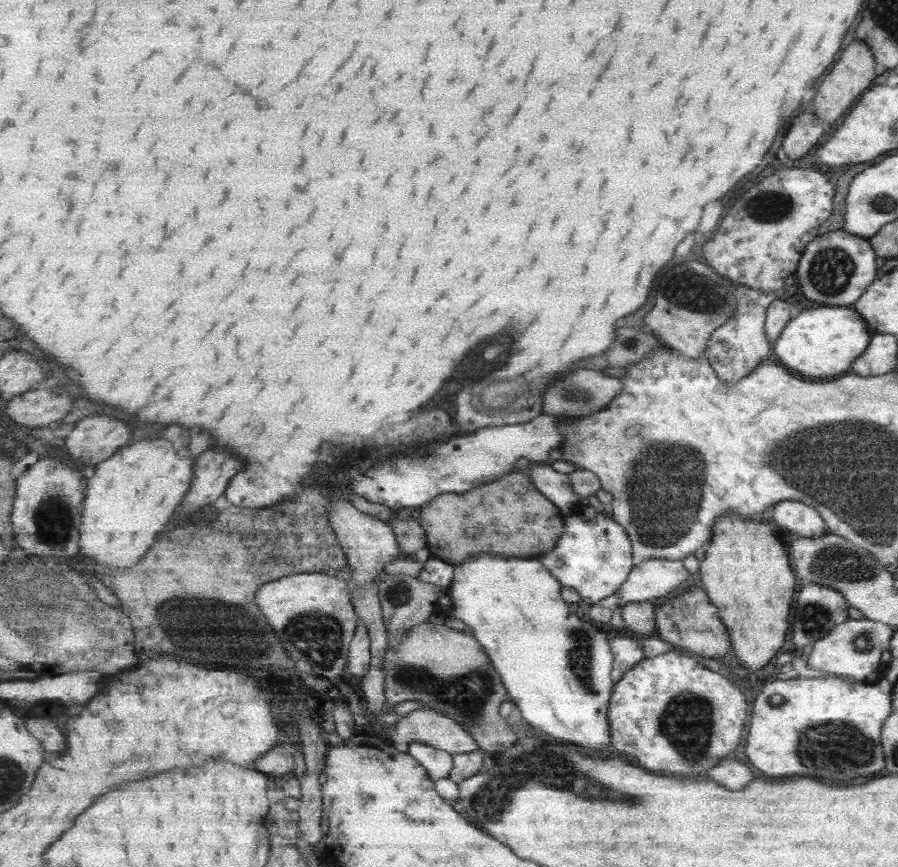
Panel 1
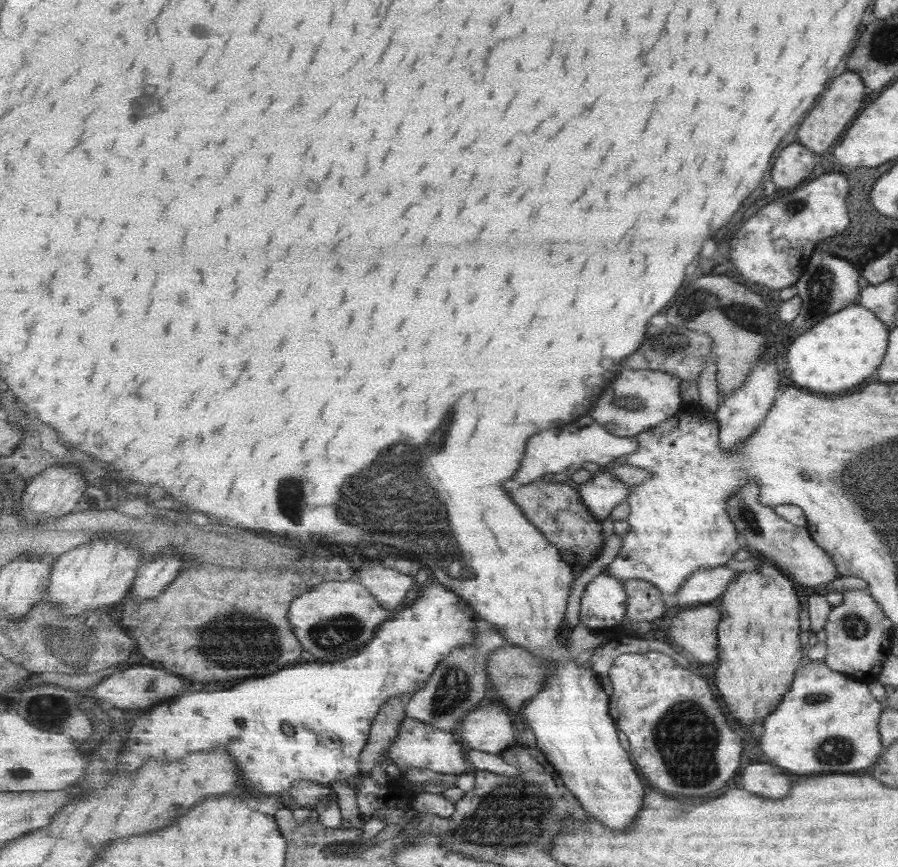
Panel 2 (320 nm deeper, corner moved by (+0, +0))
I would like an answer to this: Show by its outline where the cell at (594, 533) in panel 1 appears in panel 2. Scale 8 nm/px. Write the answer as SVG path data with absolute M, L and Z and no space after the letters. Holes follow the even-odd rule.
M609 567L592 580L582 596L581 622L594 632L625 623L628 593L623 580L609 573Z

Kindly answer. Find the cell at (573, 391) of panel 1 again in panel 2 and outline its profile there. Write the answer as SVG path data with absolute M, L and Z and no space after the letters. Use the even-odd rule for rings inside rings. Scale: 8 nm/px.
M625 368L625 370L620 370L612 382L613 384L610 384L605 394L601 396L601 400L596 401L589 416L615 436L641 435L680 414L685 403L682 399L683 380L667 372Z

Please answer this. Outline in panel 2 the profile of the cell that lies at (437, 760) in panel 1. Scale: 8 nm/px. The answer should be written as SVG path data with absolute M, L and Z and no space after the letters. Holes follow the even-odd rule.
M407 716L401 723L399 736L388 751L387 760L393 760L403 770L403 775L410 766L429 768L441 774L465 774L471 764L468 758L463 756L462 743L457 742L457 735Z

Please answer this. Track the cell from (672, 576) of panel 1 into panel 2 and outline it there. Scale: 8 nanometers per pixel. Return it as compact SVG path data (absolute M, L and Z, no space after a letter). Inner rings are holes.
M727 565L717 566L715 568L700 568L695 575L689 577L687 582L682 584L678 594L675 594L678 604L703 604L716 602L725 594L726 588L737 579L737 570L729 568Z

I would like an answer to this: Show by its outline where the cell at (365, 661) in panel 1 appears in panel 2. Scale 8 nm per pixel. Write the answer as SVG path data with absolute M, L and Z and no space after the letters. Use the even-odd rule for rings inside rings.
M365 559L358 579L388 611L402 608L418 588L413 576L385 567L377 560Z

